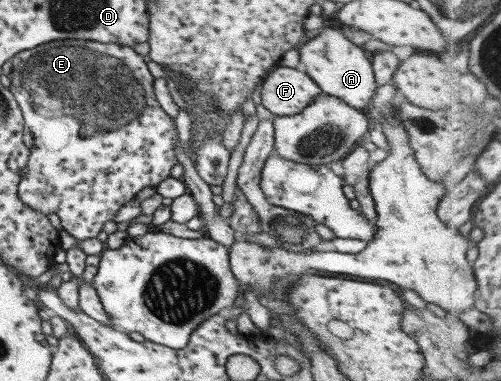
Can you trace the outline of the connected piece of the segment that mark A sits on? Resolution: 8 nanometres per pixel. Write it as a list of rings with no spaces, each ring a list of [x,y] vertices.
[[[325,27],[318,35],[300,43],[297,48],[299,61],[305,67],[304,73],[319,86],[321,92],[357,110],[371,106],[371,96],[376,87],[371,63],[365,58],[363,49],[351,43],[340,29]]]

